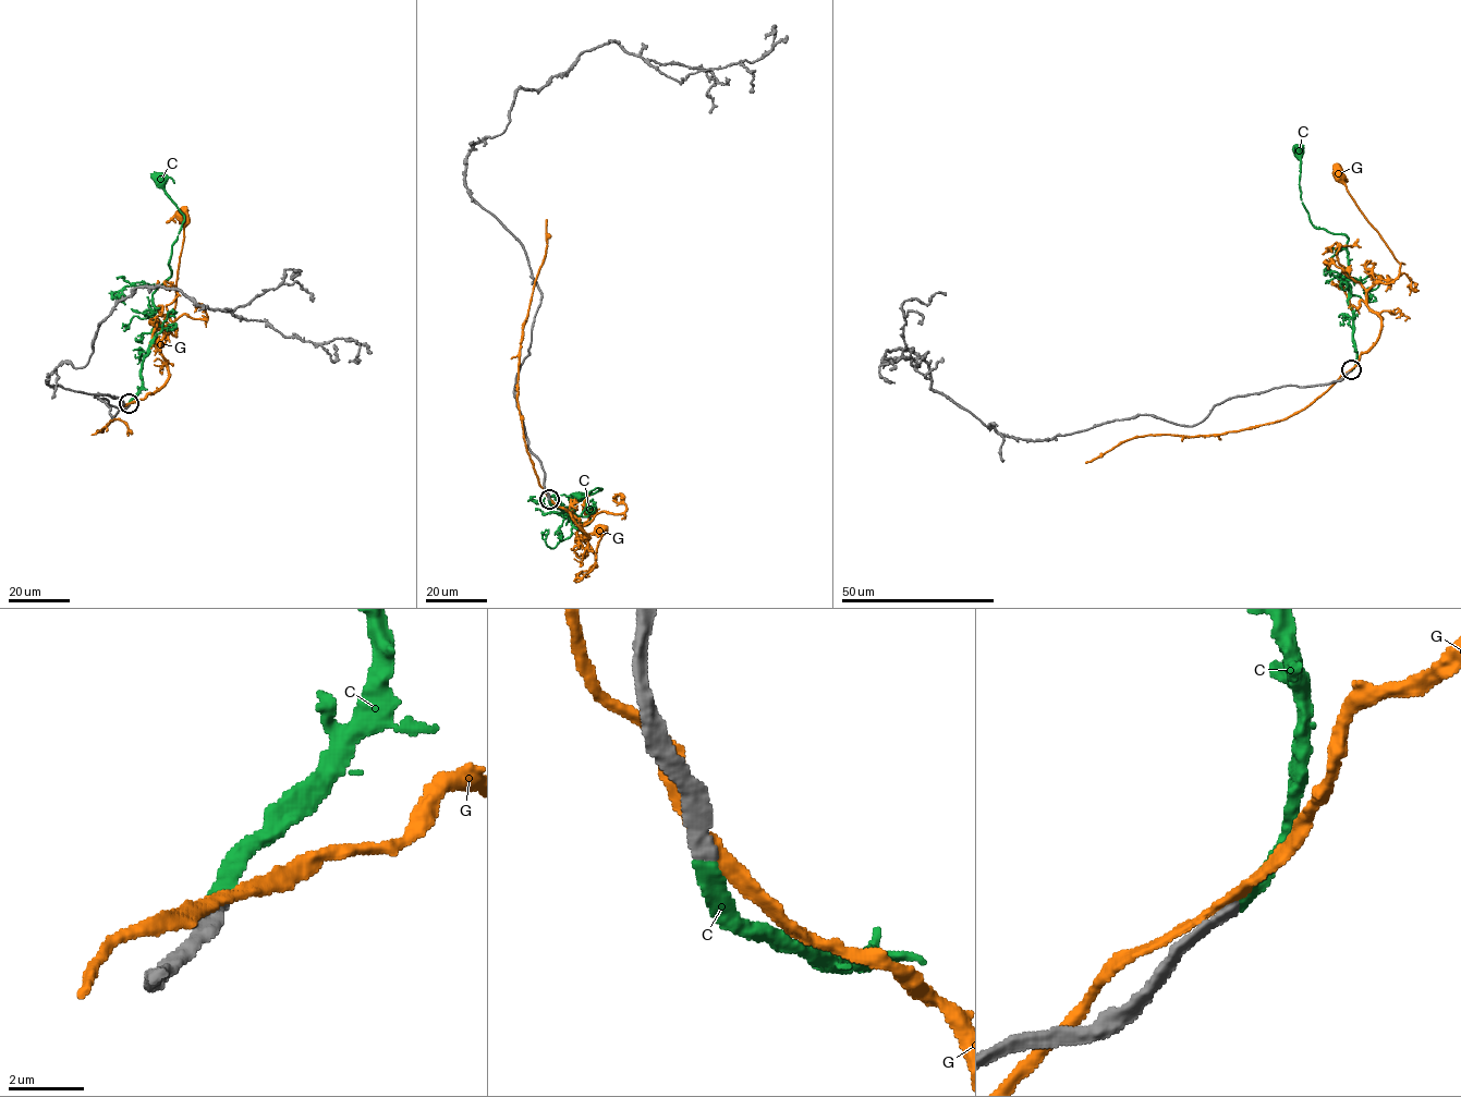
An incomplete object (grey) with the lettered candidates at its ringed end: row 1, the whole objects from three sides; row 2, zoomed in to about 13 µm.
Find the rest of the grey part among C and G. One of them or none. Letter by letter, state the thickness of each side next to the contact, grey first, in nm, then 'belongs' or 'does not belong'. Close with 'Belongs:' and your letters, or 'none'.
C: calibres 360 and 360 nm; belongs
G: calibres 440 and 300 nm; does not belong
Belongs: C

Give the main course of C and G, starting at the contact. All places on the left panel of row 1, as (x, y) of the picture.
C: (129, 404), (153, 337), (151, 294), (170, 276), (184, 219), (163, 190), (169, 178), (174, 183)
G: (129, 403), (168, 378), (160, 341), (169, 331), (175, 336), (170, 314), (181, 219)

